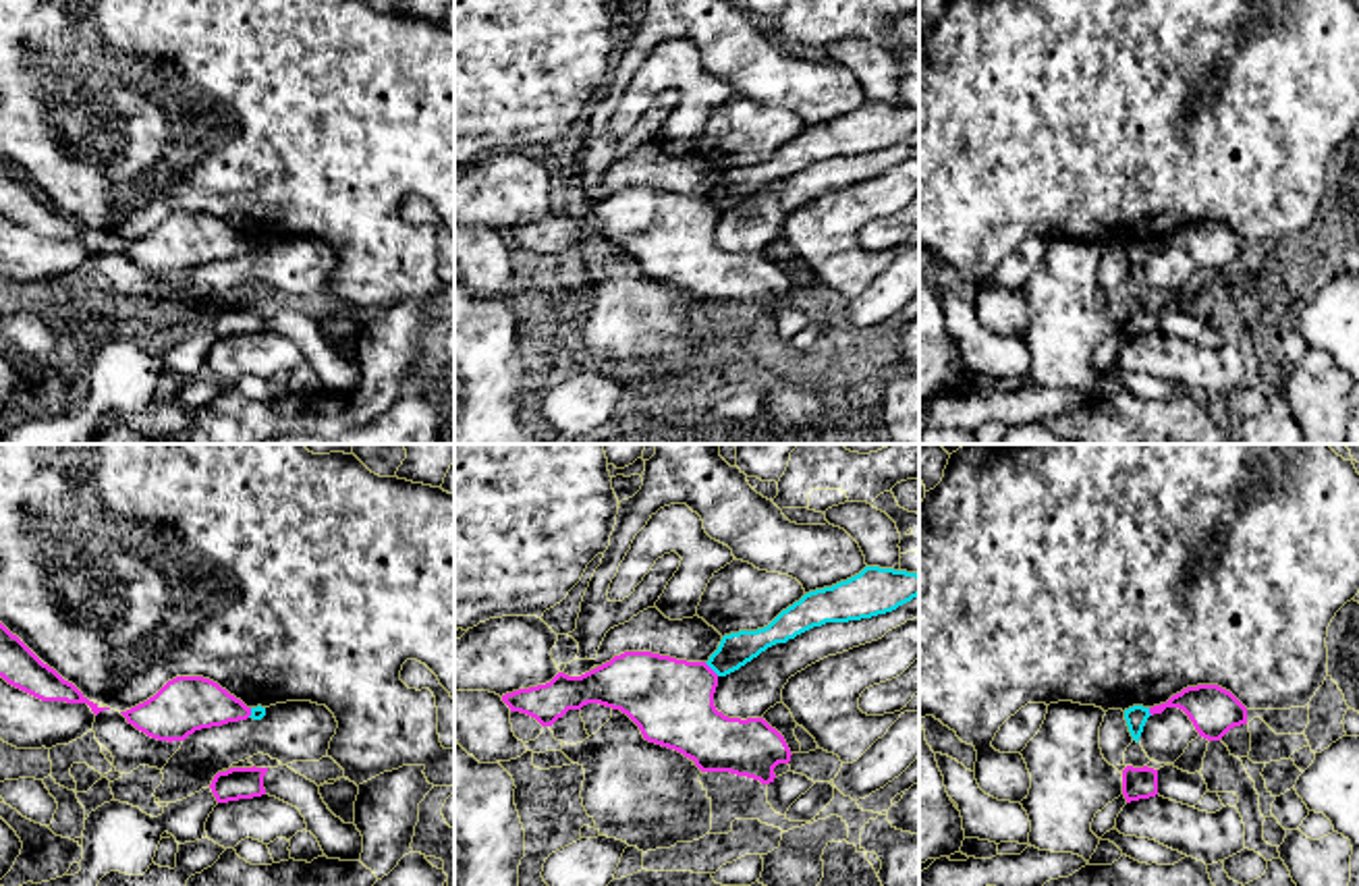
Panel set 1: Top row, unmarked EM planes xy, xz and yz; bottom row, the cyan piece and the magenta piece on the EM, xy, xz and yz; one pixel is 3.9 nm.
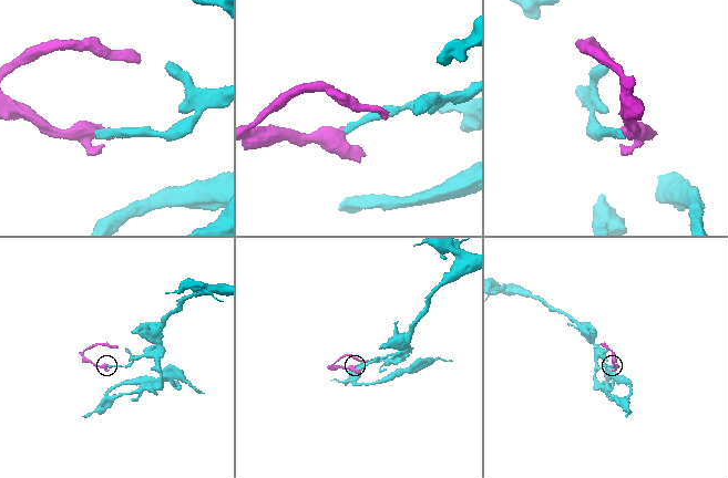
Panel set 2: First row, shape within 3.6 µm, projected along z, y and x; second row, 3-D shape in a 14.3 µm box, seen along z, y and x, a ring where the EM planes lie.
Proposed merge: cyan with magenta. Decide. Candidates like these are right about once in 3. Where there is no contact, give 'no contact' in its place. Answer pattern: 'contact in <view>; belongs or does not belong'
contact in xz; does not belong

